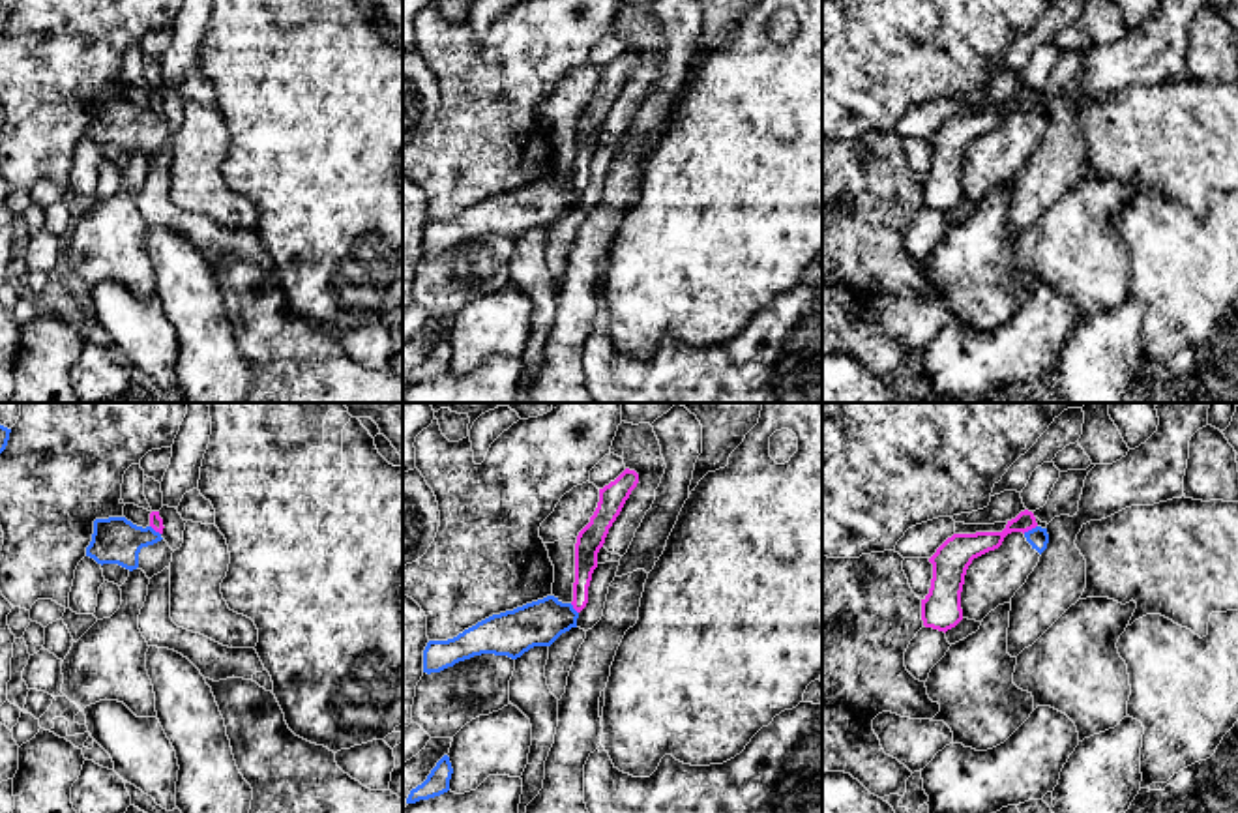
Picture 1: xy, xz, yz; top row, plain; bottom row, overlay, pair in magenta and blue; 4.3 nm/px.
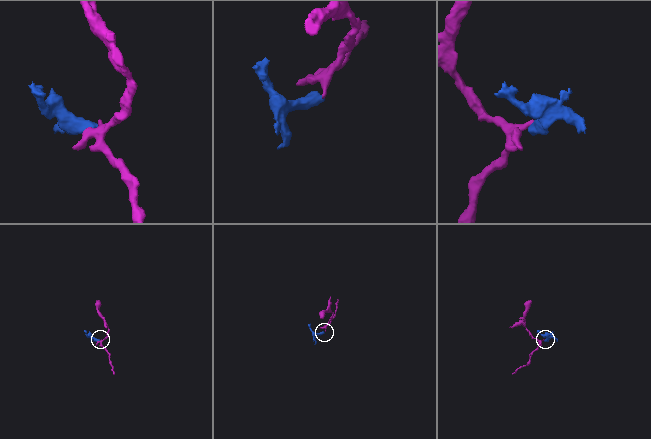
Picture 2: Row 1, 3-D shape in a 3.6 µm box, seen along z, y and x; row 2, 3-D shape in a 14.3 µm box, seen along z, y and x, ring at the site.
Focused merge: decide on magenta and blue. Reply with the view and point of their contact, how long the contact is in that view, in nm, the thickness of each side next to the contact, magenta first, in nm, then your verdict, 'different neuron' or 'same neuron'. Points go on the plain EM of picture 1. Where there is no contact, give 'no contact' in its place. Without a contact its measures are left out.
yz (1029, 109) | 70 nm | 100/90 nm | different neuron

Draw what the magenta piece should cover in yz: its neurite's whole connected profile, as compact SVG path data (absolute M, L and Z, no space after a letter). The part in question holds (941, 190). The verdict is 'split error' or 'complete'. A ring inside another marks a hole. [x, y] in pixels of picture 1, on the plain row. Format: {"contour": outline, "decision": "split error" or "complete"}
{"contour": "M1024 90L1008 101L1002 112L953 114L929 139L933 159L929 174L921 180L921 200L925 208L948 212L963 200L961 172L965 155L974 139L995 131L1011 112L1036 109L1036 97Z", "decision": "complete"}

